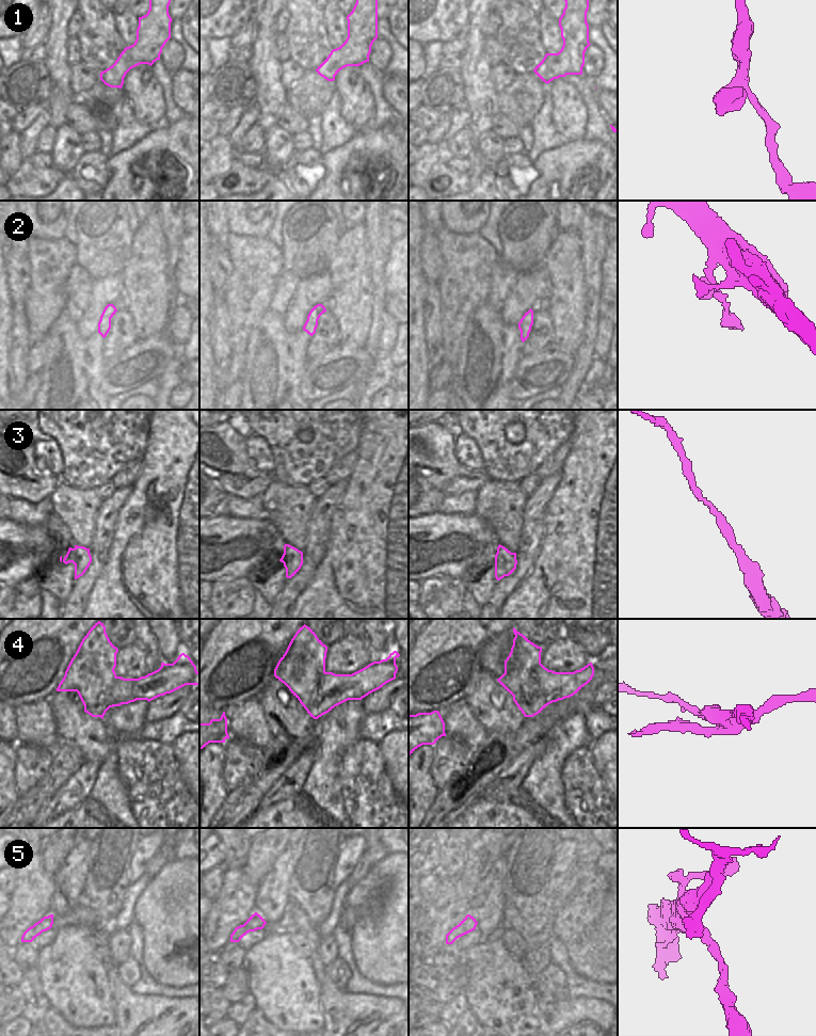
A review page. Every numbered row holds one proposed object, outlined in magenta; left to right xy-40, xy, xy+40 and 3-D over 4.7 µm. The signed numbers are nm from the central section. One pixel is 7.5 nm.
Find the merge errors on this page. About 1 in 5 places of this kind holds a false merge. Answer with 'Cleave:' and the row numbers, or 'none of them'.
Cleave: 4, 5

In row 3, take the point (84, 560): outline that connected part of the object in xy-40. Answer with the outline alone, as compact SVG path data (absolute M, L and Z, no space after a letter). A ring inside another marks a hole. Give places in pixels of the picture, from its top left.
M75 545L74 548L69 547L63 562L65 564L73 562L75 564L75 579L79 578L85 573L92 562L90 548L78 545Z

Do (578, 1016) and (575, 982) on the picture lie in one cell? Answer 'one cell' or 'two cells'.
two cells

